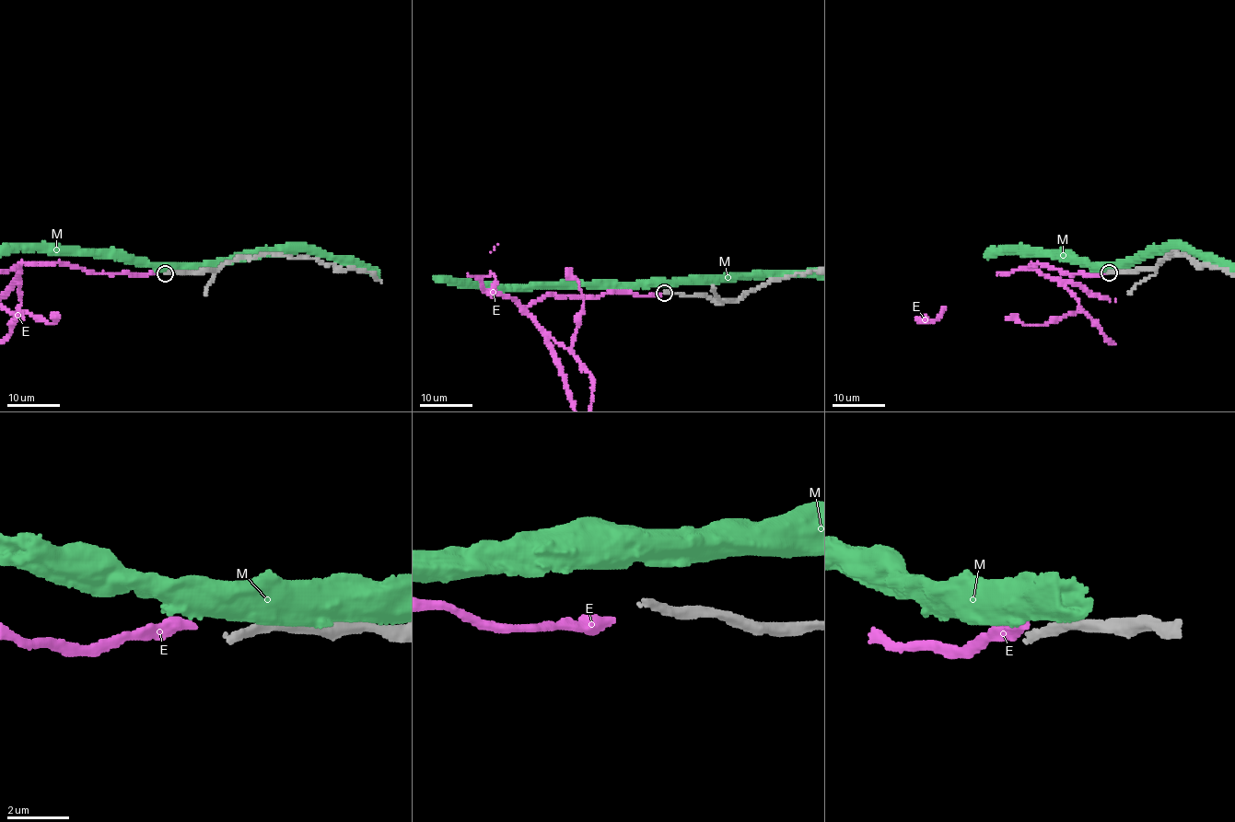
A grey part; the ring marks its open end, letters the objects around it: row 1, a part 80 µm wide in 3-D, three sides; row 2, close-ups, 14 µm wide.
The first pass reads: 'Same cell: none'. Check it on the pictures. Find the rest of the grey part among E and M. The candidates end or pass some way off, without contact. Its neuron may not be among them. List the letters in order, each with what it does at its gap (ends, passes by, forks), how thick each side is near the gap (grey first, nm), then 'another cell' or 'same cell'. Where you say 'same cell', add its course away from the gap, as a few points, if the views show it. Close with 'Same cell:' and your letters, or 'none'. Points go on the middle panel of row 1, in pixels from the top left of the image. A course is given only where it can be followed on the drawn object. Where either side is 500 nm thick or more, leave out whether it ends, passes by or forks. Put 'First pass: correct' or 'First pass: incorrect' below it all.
E: it ends | 240/360 nm | another cell
M: 240/900 nm | another cell
Same cell: none
First pass: correct

